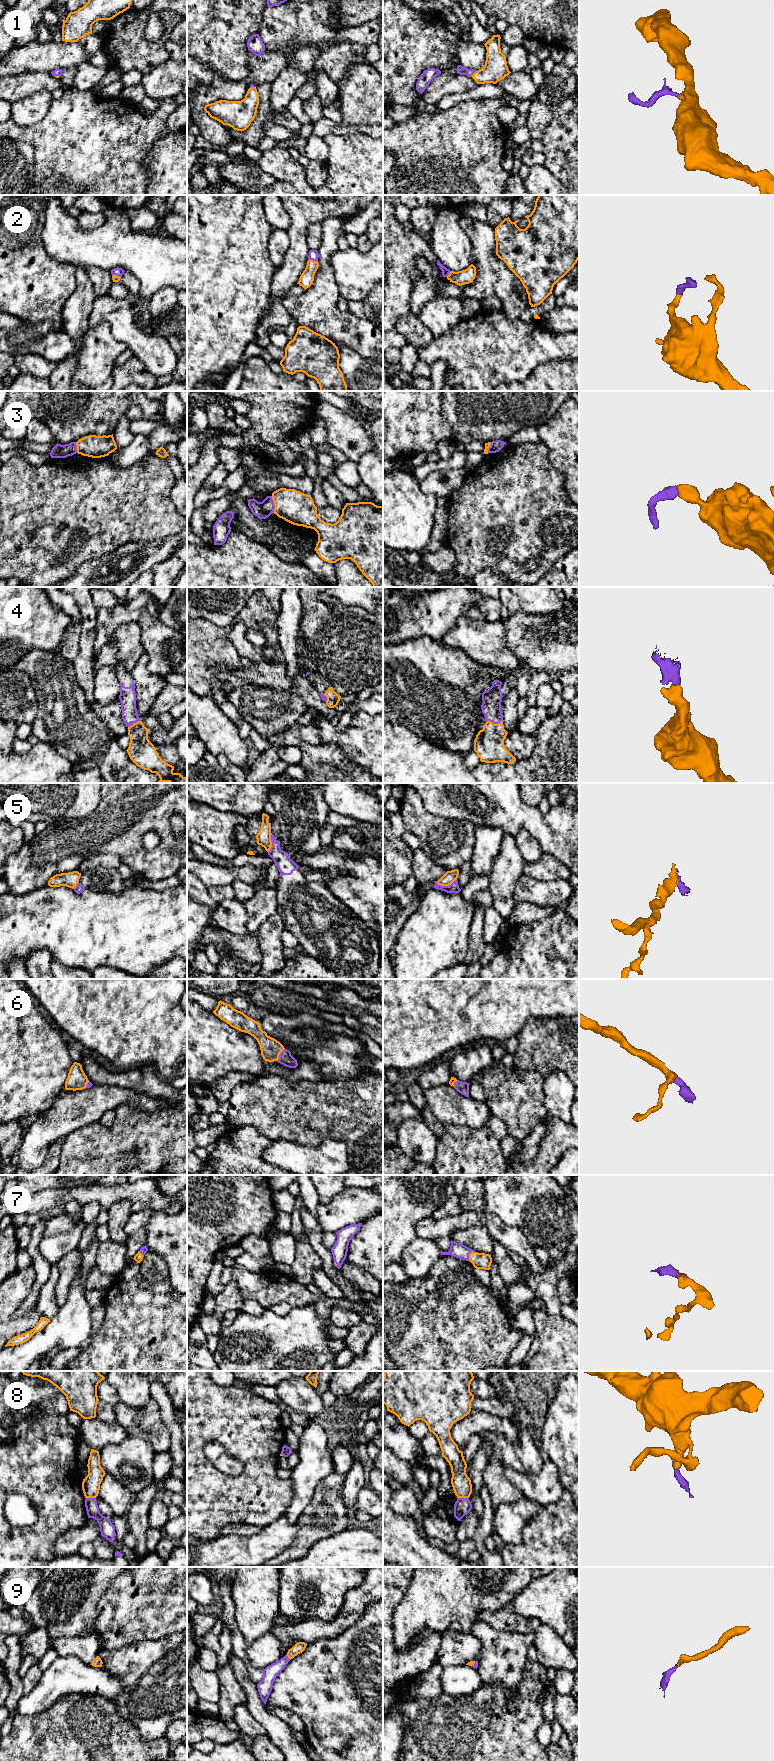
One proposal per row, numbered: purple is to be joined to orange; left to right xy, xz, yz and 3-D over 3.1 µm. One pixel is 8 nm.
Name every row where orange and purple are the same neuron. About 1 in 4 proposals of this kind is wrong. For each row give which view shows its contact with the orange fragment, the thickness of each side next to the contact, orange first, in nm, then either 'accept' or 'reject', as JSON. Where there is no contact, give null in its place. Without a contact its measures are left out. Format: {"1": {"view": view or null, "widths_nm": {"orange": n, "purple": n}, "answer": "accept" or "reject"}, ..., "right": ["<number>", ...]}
{"1": {"view": "yz", "widths_nm": {"orange": 190, "purple": 70}, "answer": "accept"}, "2": {"view": "xz", "widths_nm": {"orange": 120, "purple": 80}, "answer": "accept"}, "3": {"view": "xz", "widths_nm": {"orange": 260, "purple": 140}, "answer": "reject"}, "4": {"view": "yz", "widths_nm": {"orange": 240, "purple": 160}, "answer": "accept"}, "5": {"view": "yz", "widths_nm": {"orange": 100, "purple": 80}, "answer": "reject"}, "6": {"view": "xz", "widths_nm": {"orange": 160, "purple": 110}, "answer": "accept"}, "7": {"view": "yz", "widths_nm": {"orange": 130, "purple": 120}, "answer": "accept"}, "8": {"view": "yz", "widths_nm": {"orange": 160, "purple": 140}, "answer": "reject"}, "9": {"view": "xz", "widths_nm": {"orange": 90, "purple": 120}, "answer": "accept"}, "right": ["1", "2", "4", "6", "7", "9"]}

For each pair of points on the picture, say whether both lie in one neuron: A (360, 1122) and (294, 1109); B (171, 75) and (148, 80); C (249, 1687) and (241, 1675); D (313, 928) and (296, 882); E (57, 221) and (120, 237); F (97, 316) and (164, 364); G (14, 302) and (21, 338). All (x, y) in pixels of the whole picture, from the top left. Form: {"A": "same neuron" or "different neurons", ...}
{"A": "same neuron", "B": "same neuron", "C": "same neuron", "D": "same neuron", "E": "same neuron", "F": "same neuron", "G": "different neurons"}

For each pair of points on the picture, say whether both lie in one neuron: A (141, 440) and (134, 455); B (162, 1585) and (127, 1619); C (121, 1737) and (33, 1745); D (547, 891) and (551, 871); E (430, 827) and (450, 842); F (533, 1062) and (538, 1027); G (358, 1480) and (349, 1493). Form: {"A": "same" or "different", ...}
{"A": "same", "B": "same", "C": "same", "D": "different", "E": "same", "F": "same", "G": "same"}

